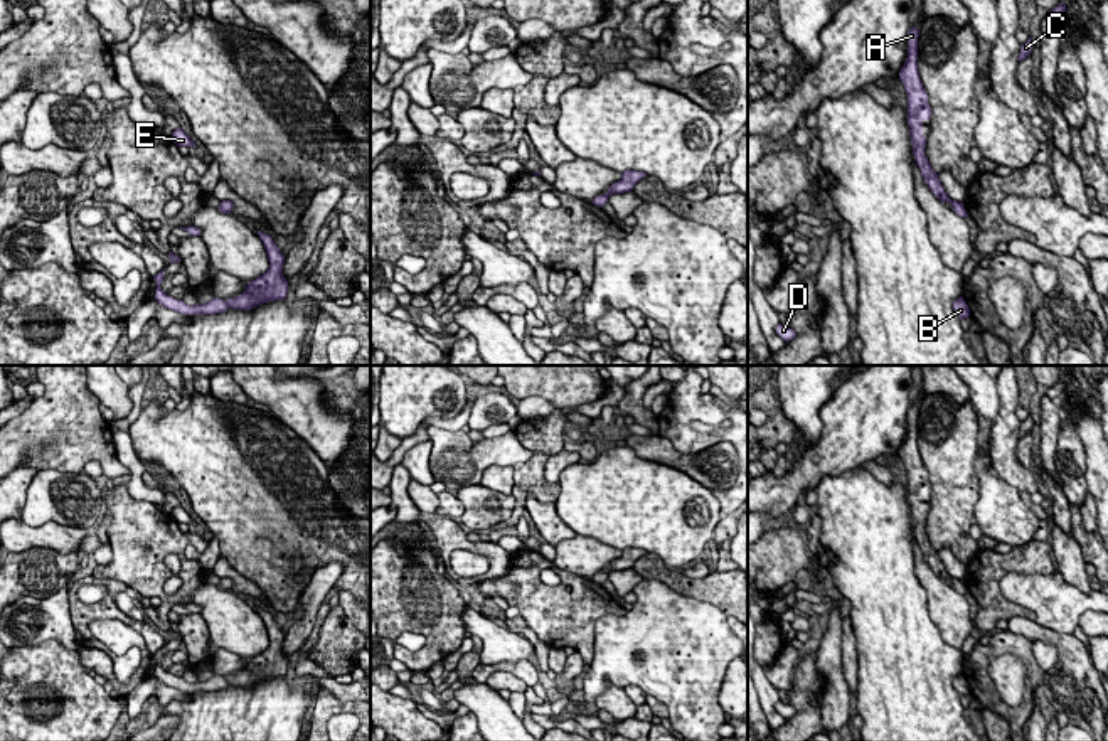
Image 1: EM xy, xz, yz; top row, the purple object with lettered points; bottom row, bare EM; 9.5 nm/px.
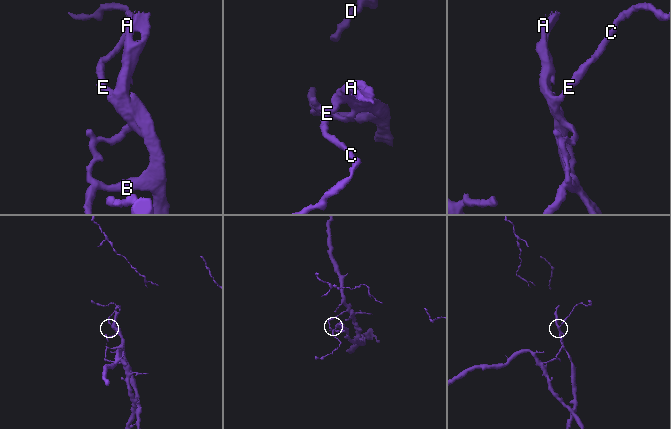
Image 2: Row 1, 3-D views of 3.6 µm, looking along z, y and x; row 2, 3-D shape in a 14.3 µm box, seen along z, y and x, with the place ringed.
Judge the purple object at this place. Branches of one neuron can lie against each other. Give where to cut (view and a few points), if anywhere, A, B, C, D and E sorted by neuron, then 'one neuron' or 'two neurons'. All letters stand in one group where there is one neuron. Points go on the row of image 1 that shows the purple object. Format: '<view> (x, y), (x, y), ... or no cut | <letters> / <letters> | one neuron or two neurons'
xy (224, 302), (228, 307) | A C E / B D | two neurons

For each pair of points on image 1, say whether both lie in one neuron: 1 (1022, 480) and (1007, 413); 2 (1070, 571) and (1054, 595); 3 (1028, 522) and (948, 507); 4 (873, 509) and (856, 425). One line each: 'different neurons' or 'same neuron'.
1: same neuron
2: different neurons
3: different neurons
4: different neurons

